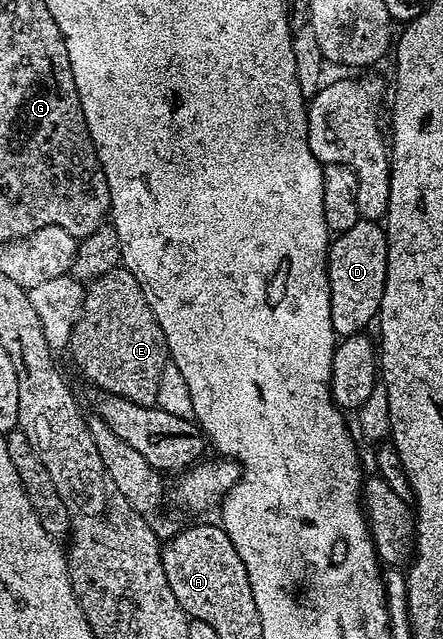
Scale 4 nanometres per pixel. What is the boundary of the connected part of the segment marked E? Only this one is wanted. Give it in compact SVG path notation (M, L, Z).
M125 266L113 268L108 274L89 281L85 289L86 297L82 303L82 317L72 330L72 338L68 345L68 353L74 364L103 393L119 396L133 404L155 407L160 394L160 374L164 374L164 366L168 362L166 351L166 335L160 330L160 322L156 322L156 314L152 314L152 306L148 306L148 298L144 298L144 290L140 282Z

